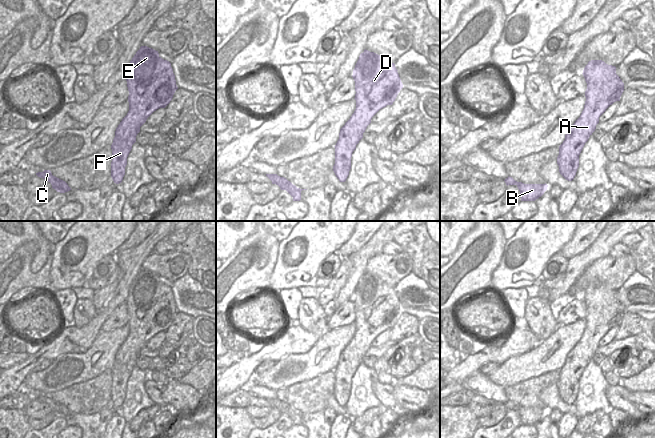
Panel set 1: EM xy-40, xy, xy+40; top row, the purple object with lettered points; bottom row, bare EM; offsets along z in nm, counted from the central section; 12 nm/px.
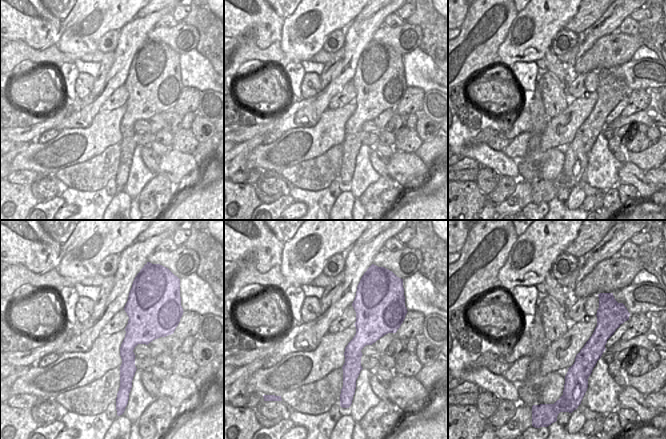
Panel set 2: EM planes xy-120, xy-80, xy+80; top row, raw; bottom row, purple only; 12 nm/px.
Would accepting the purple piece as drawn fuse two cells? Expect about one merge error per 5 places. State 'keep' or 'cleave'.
keep

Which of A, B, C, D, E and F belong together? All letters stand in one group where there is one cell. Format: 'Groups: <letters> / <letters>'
Groups: A B C D E F.

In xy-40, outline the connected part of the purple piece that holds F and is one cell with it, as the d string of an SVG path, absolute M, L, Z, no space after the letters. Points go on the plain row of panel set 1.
M141 270L132 282L125 303L129 335L116 352L111 369L111 401L116 408L123 404L127 381L140 351L154 335L165 332L178 313L171 287L147 270Z

